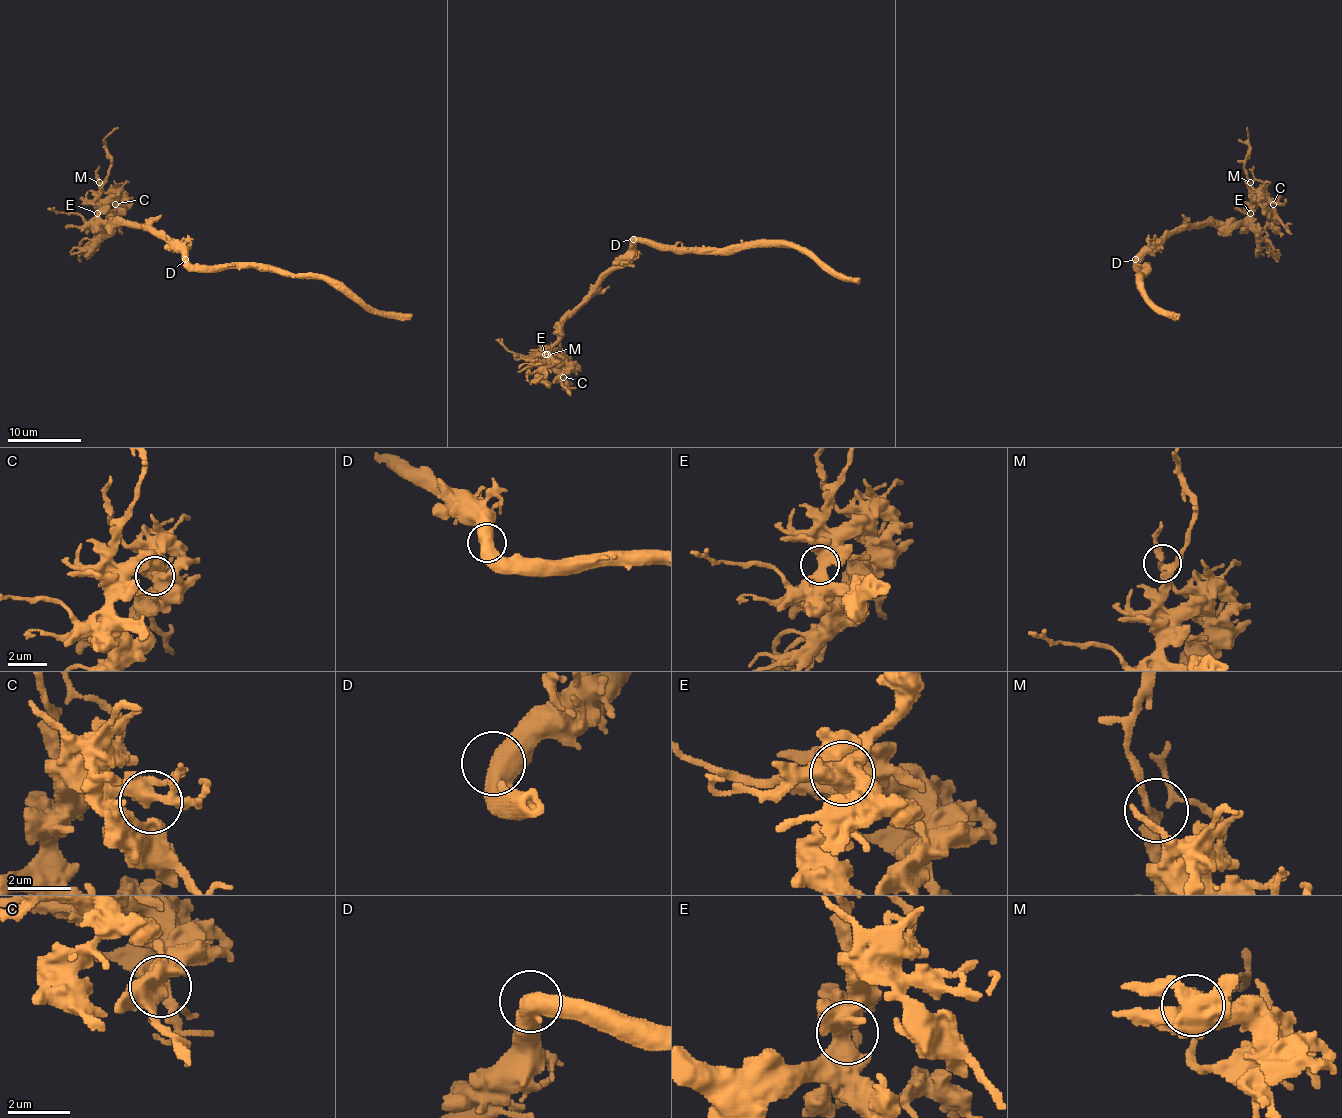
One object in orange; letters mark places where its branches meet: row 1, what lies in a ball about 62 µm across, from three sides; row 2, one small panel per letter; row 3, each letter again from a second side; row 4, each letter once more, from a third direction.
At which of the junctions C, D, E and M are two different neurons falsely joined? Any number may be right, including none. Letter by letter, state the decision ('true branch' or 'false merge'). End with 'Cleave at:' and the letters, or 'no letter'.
C: true branch
D: true branch
E: true branch
M: true branch
Cleave at: no letter

